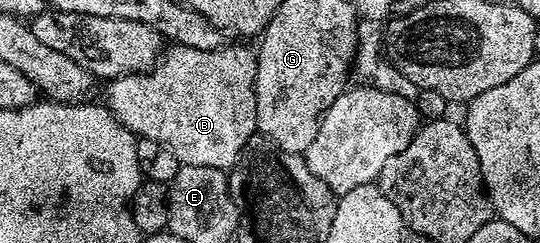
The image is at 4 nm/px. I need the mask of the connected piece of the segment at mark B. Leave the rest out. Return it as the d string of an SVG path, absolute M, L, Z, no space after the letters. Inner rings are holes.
M238 42L235 48L223 46L221 48L213 48L212 50L196 50L192 46L180 46L179 44L167 47L164 55L150 71L133 72L127 76L118 76L115 80L109 81L105 85L105 107L109 108L114 117L128 131L134 133L135 137L143 136L144 138L152 138L152 142L160 142L164 146L168 146L172 150L172 154L176 154L179 164L212 166L213 168L229 170L242 157L242 151L246 149L247 144L255 139L258 132L258 123L256 122L256 70L258 69L258 58L253 47L245 48L242 44L245 43Z

